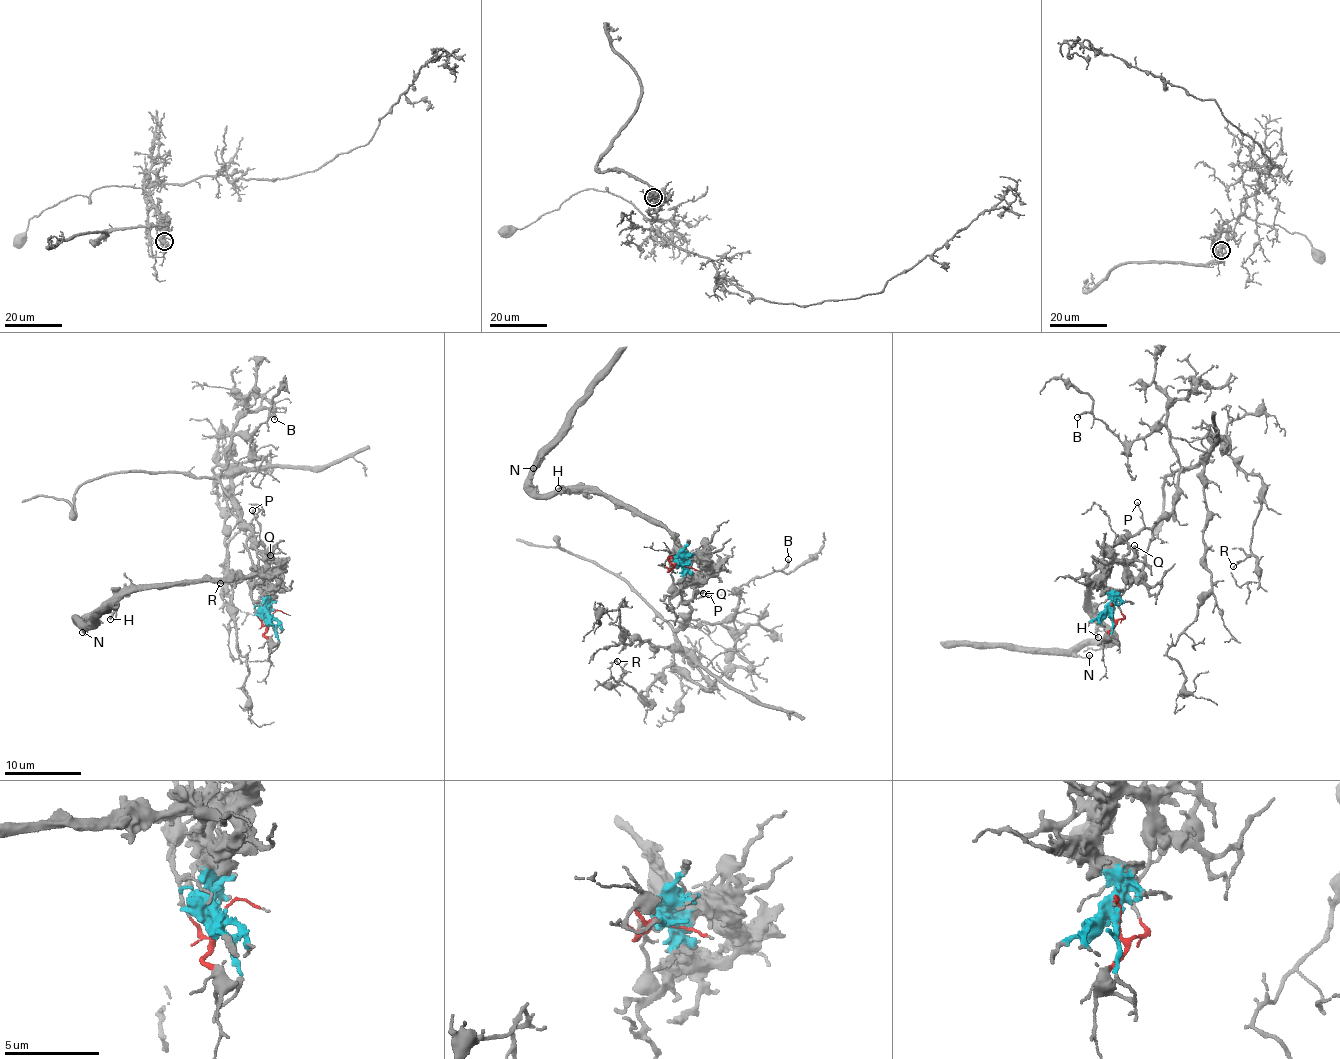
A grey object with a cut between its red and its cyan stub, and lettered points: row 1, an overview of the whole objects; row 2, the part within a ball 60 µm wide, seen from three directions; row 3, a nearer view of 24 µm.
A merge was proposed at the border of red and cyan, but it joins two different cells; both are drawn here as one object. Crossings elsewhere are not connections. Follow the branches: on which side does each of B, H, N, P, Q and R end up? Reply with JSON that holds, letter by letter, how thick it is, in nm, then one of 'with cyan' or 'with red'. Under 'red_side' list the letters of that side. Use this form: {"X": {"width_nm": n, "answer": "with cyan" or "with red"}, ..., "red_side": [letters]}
{"B": {"width_nm": 160, "answer": "with red"}, "H": {"width_nm": 190, "answer": "with cyan"}, "N": {"width_nm": 170, "answer": "with cyan"}, "P": {"width_nm": 140, "answer": "with red"}, "Q": {"width_nm": 180, "answer": "with cyan"}, "R": {"width_nm": 80, "answer": "with red"}, "red_side": ["B", "P", "R"]}

